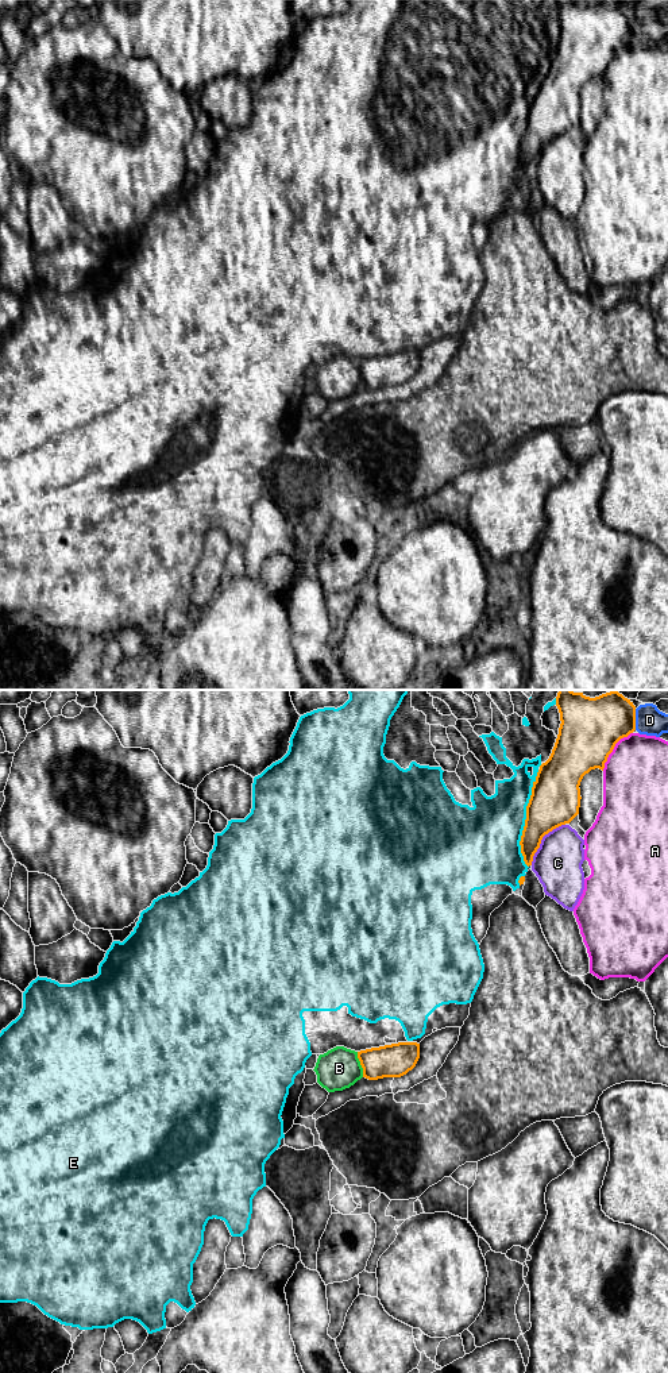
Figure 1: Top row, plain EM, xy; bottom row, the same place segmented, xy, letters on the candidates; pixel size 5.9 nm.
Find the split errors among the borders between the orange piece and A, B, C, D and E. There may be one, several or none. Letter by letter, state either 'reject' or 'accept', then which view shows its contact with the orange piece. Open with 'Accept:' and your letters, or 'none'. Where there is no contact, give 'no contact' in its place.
Accept: none
A: reject; meets orange in xy
B: reject; meets orange in xy
C: reject; meets orange in xy
D: reject; meets orange in xy
E: reject; meets orange in xy

